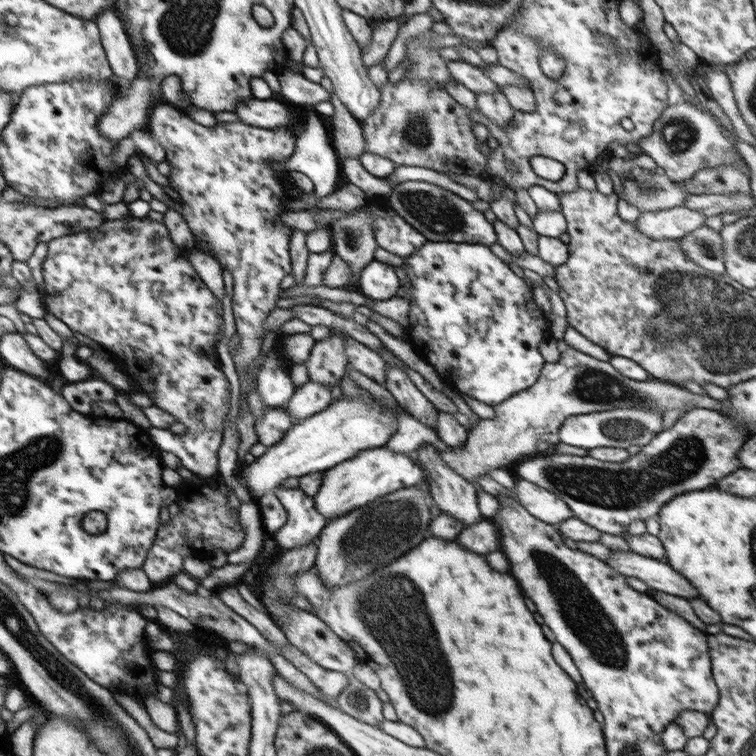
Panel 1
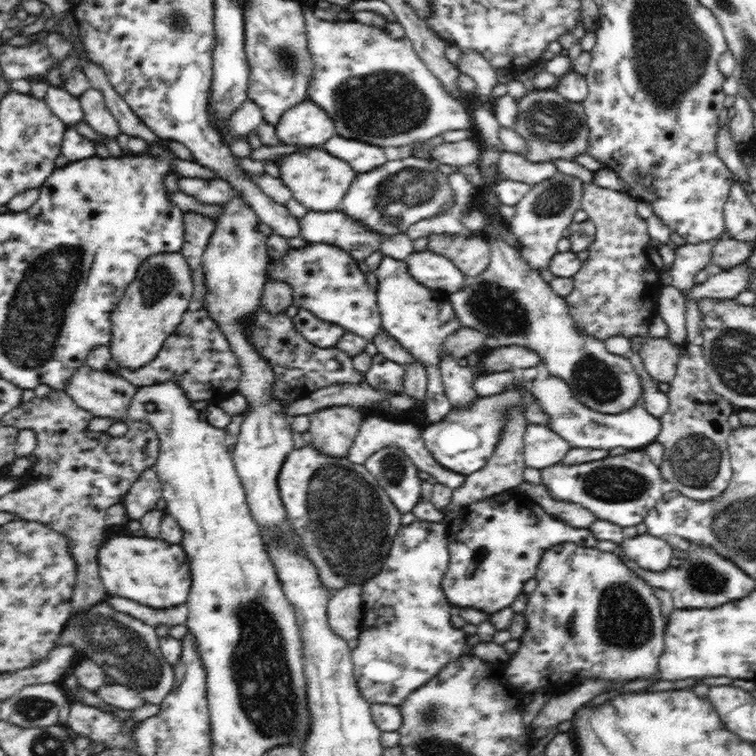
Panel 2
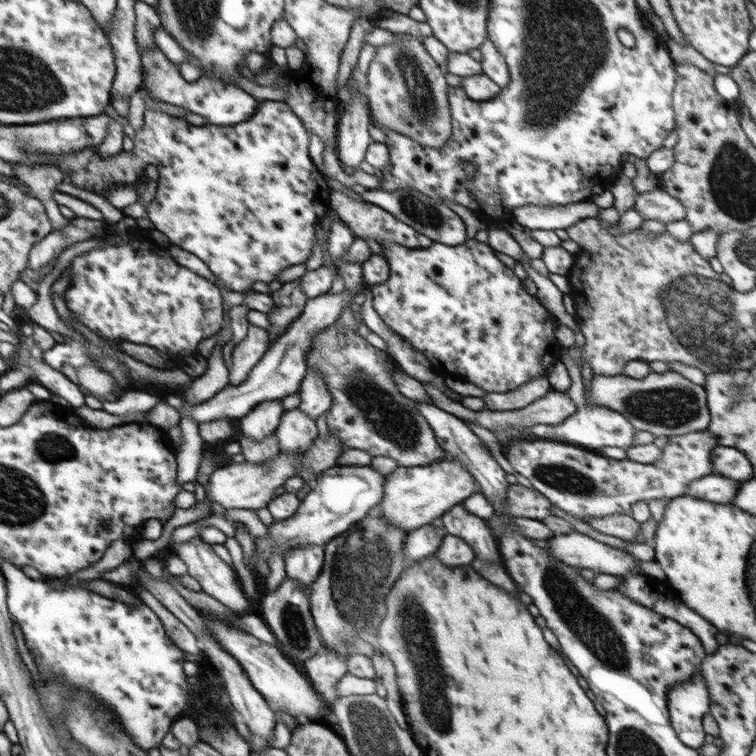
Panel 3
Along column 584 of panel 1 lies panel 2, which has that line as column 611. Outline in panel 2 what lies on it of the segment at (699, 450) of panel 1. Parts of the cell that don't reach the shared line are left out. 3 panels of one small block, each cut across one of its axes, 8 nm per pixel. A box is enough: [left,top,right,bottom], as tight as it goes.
[540,450,665,528]

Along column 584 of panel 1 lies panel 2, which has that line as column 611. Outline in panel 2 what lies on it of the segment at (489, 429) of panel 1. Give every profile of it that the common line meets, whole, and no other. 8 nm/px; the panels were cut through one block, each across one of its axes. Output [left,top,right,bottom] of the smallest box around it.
[447,232,642,415]

